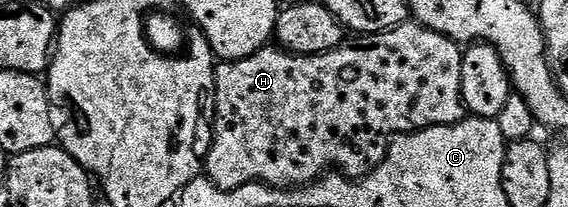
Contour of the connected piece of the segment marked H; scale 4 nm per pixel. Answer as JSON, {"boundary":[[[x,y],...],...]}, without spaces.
{"boundary":[[[409,21],[400,27],[392,27],[377,35],[363,36],[360,43],[345,42],[332,51],[321,55],[291,55],[289,51],[276,45],[269,45],[260,51],[255,51],[245,59],[229,59],[216,64],[214,73],[214,118],[211,120],[212,134],[207,144],[208,155],[203,156],[202,167],[206,178],[218,185],[223,191],[233,191],[247,183],[265,183],[271,187],[291,189],[305,187],[306,184],[319,179],[328,172],[336,172],[348,179],[365,179],[370,172],[378,169],[388,152],[388,145],[397,135],[407,135],[409,131],[421,131],[427,127],[454,125],[466,118],[466,110],[462,97],[462,61],[464,51],[461,44],[454,42],[442,33],[434,33],[434,29]]]}

